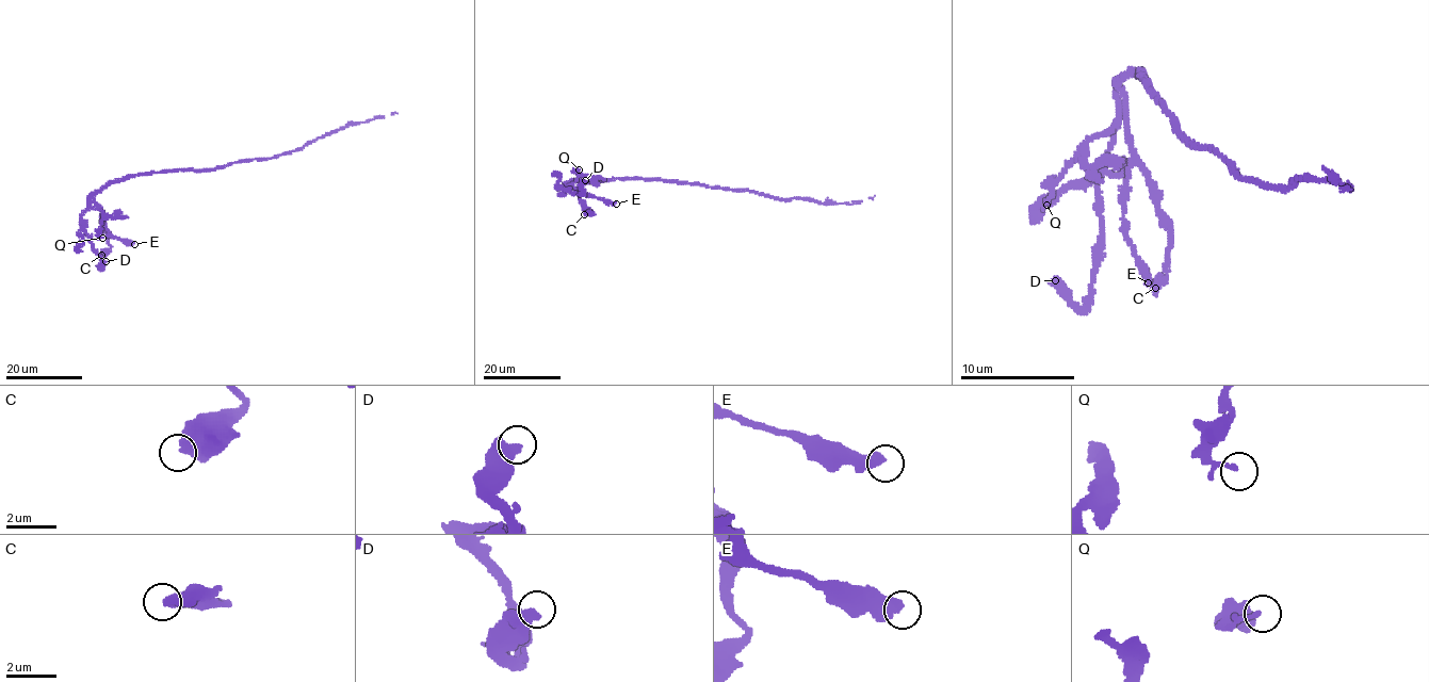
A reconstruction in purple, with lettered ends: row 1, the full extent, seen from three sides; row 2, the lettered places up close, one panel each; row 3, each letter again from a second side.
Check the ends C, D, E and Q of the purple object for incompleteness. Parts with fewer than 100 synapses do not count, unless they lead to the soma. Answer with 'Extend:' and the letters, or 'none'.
Extend: none

